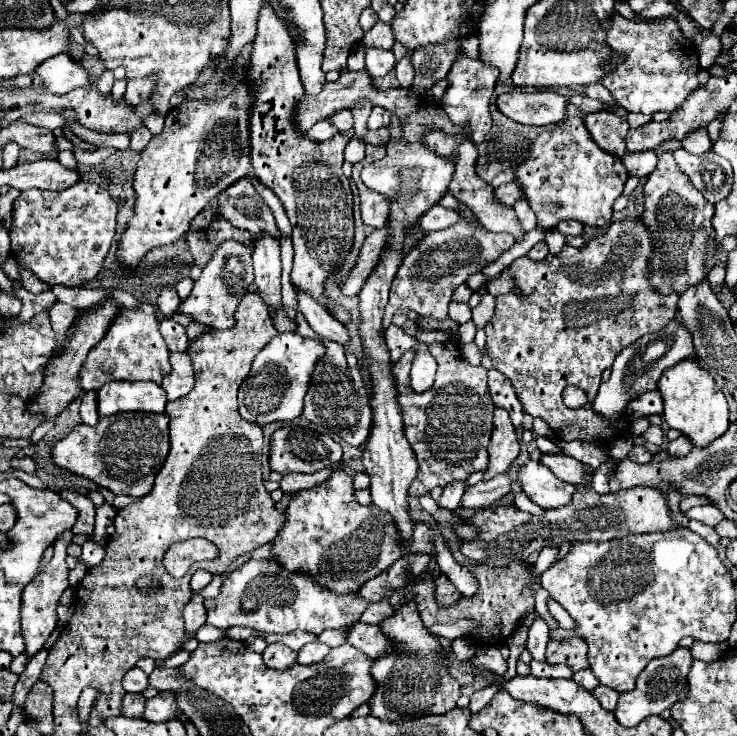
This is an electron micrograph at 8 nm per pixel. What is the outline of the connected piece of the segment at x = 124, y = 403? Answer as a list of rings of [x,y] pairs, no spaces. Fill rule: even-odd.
[[[108,382],[98,390],[98,414],[116,412],[164,412],[166,396],[152,382]]]

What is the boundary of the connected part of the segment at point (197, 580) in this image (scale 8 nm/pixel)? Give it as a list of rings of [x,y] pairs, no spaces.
[[[196,570],[196,572],[192,574],[192,580],[190,580],[192,590],[194,590],[194,592],[200,592],[204,586],[210,584],[210,578],[212,578],[212,574],[210,574],[208,570]]]

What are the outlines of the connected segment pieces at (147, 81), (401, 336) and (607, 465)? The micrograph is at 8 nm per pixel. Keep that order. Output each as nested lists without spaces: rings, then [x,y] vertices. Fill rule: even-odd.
[[[144,76],[144,78],[134,78],[128,80],[128,88],[124,98],[128,100],[128,104],[140,104],[144,100],[148,100],[152,96],[152,92],[156,90],[156,80],[154,76]]]
[[[392,324],[392,326],[386,330],[386,348],[388,348],[388,352],[390,352],[390,362],[396,364],[396,362],[400,360],[400,356],[402,356],[406,350],[412,348],[412,336],[404,334],[402,328],[398,328],[398,326]]]
[[[606,460],[604,464],[600,464],[598,466],[598,470],[596,470],[596,474],[594,474],[594,482],[592,482],[592,486],[594,486],[594,490],[598,492],[598,494],[608,494],[610,492],[610,488],[608,488],[608,470],[612,468],[612,464],[614,464],[616,460]]]

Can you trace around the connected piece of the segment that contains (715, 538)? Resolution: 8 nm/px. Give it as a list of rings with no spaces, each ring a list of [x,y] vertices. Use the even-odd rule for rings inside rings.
[[[690,520],[688,528],[690,528],[692,532],[696,532],[696,534],[700,534],[708,544],[712,544],[712,546],[718,546],[718,544],[720,544],[720,536],[716,534],[716,530],[714,530],[712,526],[706,526],[706,524],[700,524],[700,522]]]

